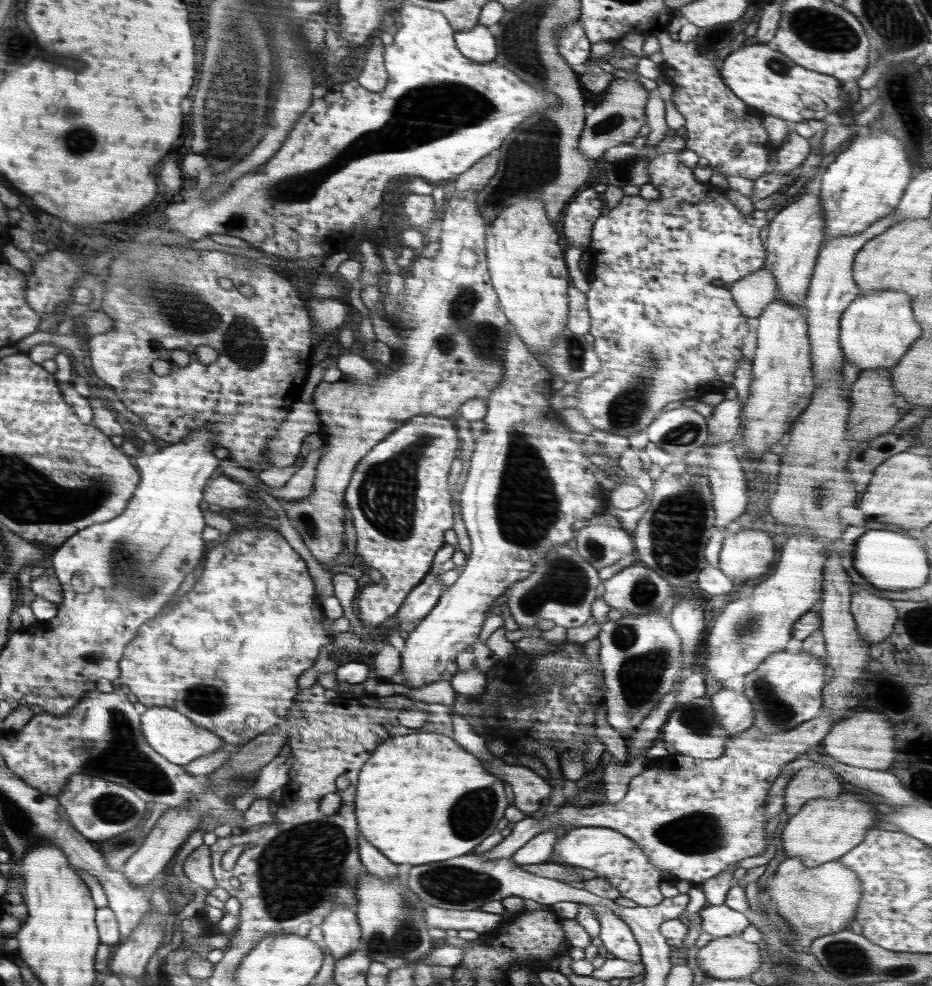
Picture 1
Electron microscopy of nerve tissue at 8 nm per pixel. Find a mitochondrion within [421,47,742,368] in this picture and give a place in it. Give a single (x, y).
(484, 337)

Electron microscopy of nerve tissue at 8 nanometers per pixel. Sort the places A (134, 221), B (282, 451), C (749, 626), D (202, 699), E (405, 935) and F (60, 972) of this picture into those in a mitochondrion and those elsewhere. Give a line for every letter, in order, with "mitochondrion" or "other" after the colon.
A: other
B: mitochondrion
C: mitochondrion
D: mitochondrion
E: mitochondrion
F: other

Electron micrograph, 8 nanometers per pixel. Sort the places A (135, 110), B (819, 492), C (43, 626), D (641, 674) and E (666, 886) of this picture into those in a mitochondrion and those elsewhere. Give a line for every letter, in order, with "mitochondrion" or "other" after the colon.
A: other
B: mitochondrion
C: other
D: mitochondrion
E: other

